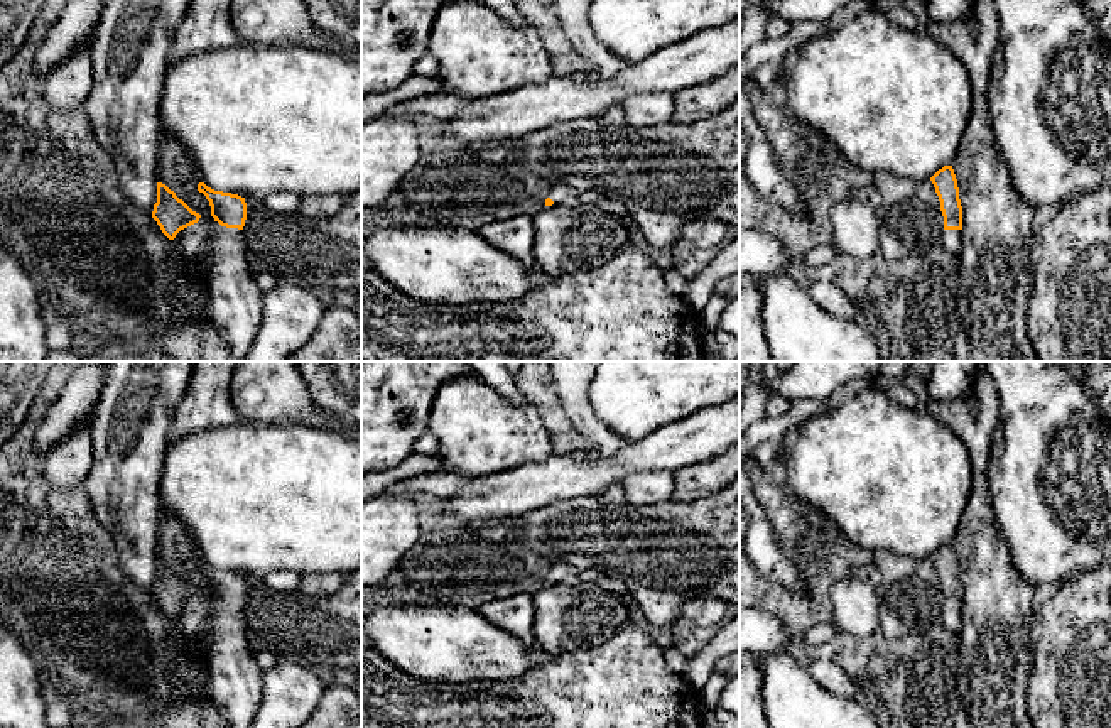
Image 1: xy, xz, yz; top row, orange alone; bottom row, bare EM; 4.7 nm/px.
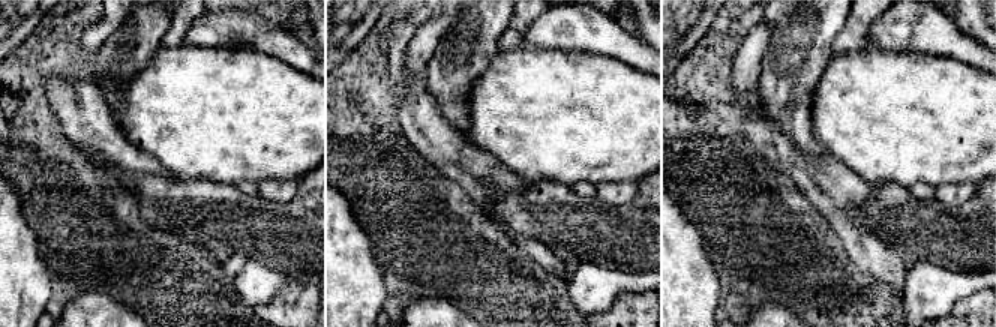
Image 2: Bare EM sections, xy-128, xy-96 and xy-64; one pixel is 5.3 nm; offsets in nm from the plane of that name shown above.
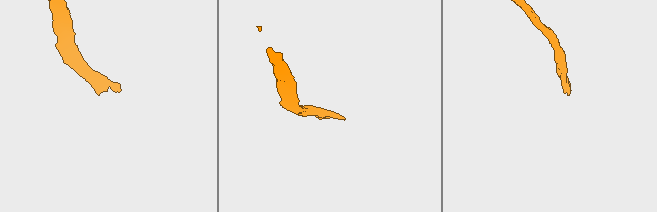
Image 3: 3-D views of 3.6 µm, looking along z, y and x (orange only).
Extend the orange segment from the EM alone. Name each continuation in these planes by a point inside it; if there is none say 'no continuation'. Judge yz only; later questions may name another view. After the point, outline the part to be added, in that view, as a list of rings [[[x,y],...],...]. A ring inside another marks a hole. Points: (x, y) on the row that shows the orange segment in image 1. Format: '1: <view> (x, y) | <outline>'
1: yz (951, 239) | [[[942,230],[940,245],[952,255],[959,257],[962,230]]]

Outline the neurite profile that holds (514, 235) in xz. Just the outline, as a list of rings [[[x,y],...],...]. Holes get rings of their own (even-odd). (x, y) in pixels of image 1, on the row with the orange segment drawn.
[[[518,215],[507,220],[495,220],[478,228],[483,240],[508,253],[528,269],[535,269],[534,215]]]

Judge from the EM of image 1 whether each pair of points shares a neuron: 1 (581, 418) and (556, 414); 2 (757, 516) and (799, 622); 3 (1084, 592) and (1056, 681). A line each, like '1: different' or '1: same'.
1: different
2: different
3: same

